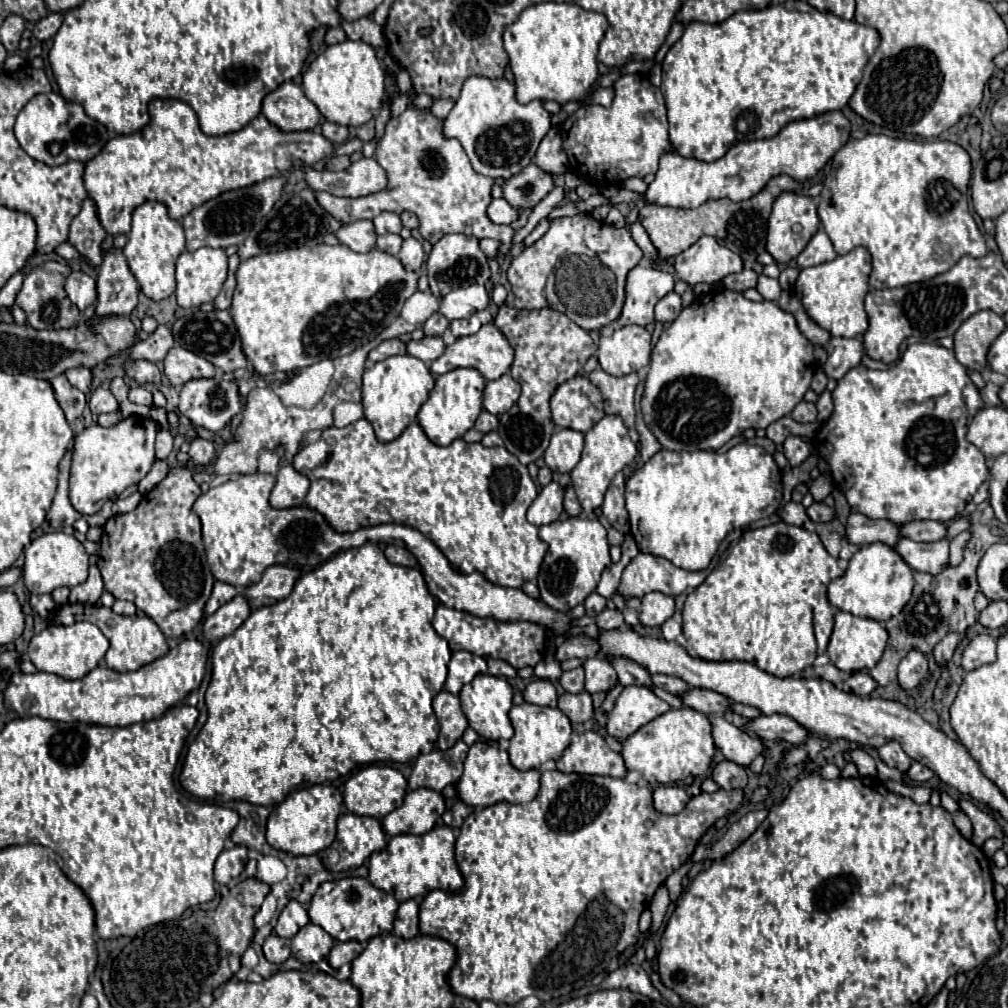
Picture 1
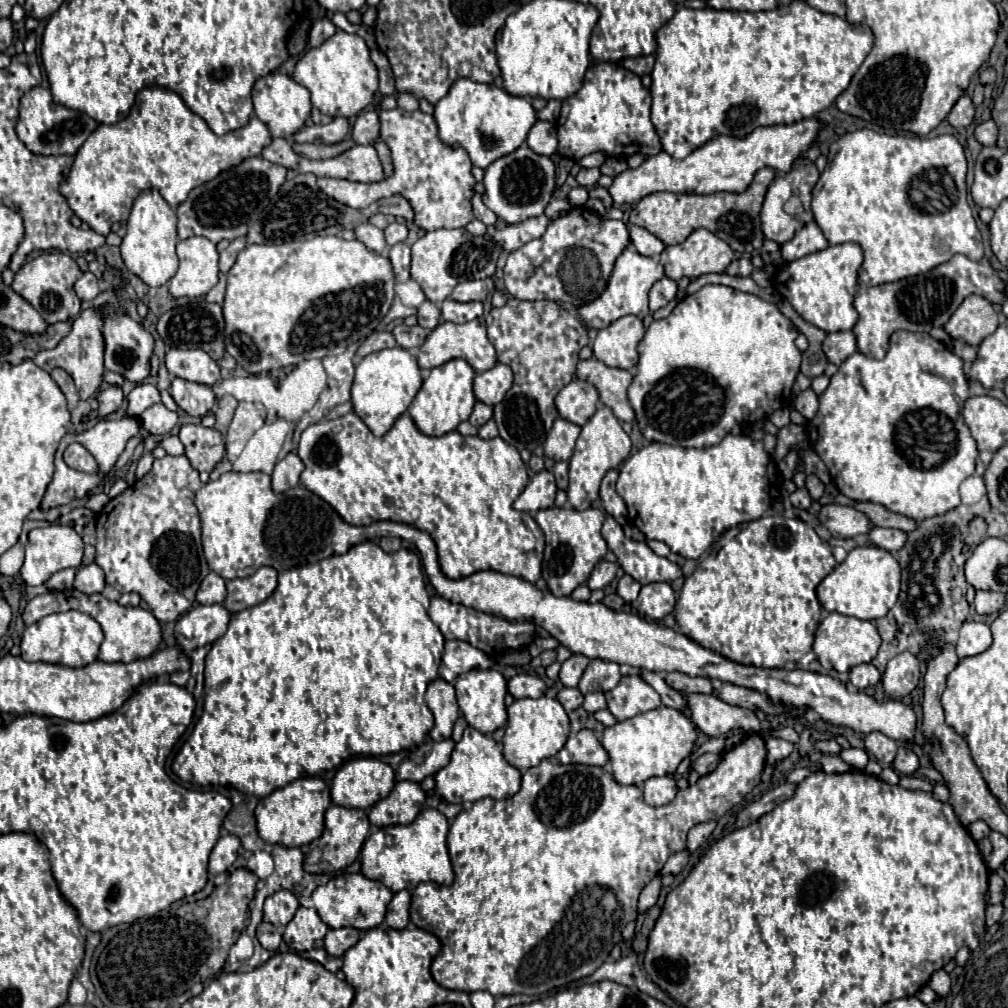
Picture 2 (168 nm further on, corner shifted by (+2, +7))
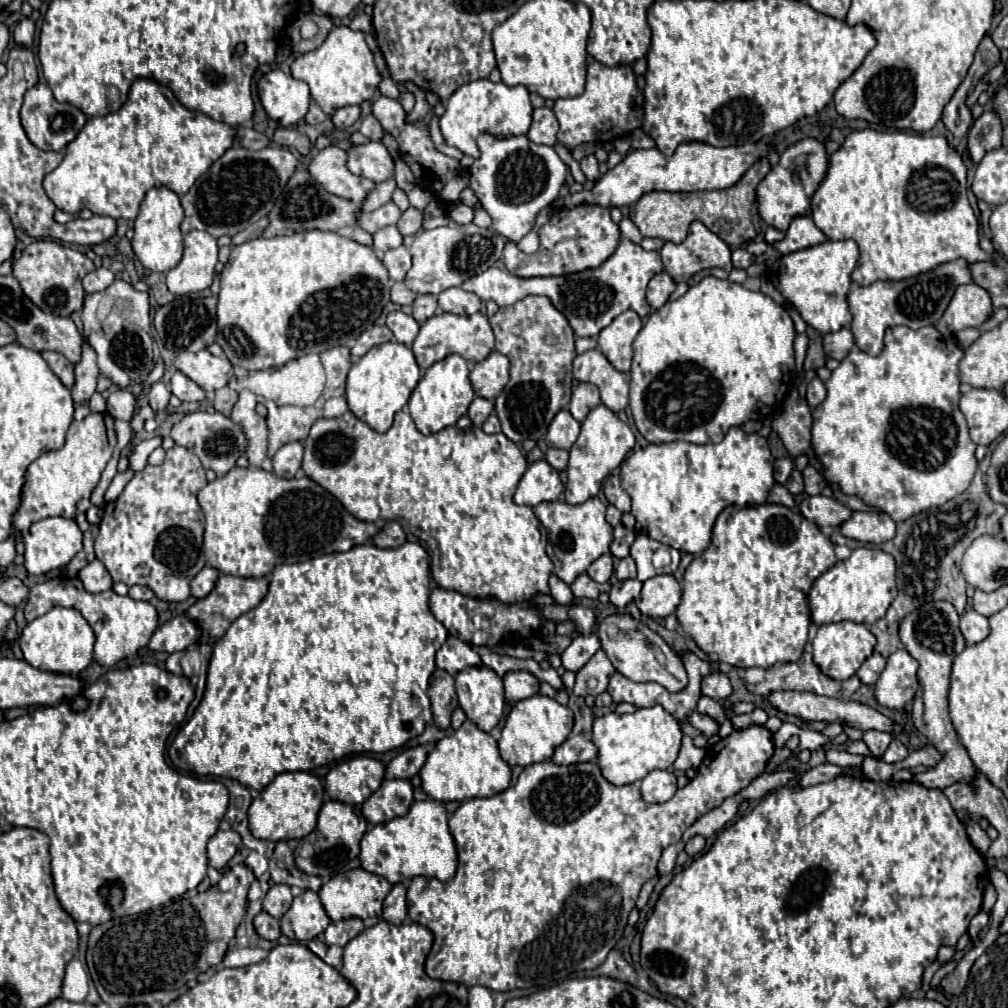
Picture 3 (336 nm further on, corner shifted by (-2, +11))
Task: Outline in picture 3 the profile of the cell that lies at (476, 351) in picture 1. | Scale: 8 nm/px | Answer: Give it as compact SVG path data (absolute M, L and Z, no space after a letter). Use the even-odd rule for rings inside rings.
M442 312L432 316L420 326L420 334L414 340L412 350L418 360L418 366L424 370L430 368L434 362L444 360L448 354L460 354L468 362L476 364L482 362L494 350L494 334L488 324L488 318L482 312L476 312L472 316L456 316L456 314Z

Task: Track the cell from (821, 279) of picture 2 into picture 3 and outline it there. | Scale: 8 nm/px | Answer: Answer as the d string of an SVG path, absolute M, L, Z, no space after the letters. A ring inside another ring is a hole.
M826 240L822 244L778 258L774 262L772 278L782 296L794 304L794 308L800 312L800 316L810 328L820 334L838 332L840 328L850 326L852 322L852 314L848 310L848 290L858 258L860 252L854 240Z

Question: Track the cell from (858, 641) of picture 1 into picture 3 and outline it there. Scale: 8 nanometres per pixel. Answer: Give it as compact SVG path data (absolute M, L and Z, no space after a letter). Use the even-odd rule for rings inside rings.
M832 622L832 624L822 624L812 640L812 648L814 648L814 662L820 666L820 670L834 678L834 680L846 680L852 674L856 674L856 670L862 666L862 662L874 652L876 646L876 636L866 628L866 624L858 624L858 622Z

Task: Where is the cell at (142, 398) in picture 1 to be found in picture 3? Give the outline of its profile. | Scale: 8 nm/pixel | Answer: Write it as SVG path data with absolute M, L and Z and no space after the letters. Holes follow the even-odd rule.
M162 382L152 384L152 388L148 392L148 400L150 400L150 406L154 410L166 408L168 406L168 398L170 398L170 390L166 388L166 384L162 384Z

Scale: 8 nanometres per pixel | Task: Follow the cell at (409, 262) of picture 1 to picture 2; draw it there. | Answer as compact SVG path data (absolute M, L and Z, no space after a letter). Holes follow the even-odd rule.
M406 242L394 244L394 246L390 248L388 260L390 260L390 264L392 264L396 282L406 282L406 280L410 280L410 246L408 246Z

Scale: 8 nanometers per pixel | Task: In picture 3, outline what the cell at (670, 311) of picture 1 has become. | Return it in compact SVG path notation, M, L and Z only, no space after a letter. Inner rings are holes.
M668 272L656 274L656 276L650 280L650 284L648 284L648 304L650 304L654 310L662 308L662 306L668 302L668 298L670 298L670 294L672 294L674 290L676 290L676 282L670 278Z

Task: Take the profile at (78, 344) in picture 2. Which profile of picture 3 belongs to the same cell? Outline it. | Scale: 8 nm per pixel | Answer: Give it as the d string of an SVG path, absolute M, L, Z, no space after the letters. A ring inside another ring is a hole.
M88 342L82 344L82 356L76 364L76 384L72 388L74 402L88 402L90 396L96 392L96 380L100 376L96 364L96 352Z

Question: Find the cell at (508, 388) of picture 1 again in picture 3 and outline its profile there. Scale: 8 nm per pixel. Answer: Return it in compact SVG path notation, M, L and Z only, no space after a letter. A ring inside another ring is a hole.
M492 352L484 362L478 362L470 372L476 396L494 400L510 380L510 360L500 352Z

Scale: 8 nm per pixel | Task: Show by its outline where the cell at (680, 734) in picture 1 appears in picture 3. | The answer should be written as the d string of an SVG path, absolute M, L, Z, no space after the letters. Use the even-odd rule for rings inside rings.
M662 706L638 708L632 714L604 714L594 720L592 740L598 748L600 768L604 778L616 786L632 784L642 780L652 770L668 770L678 758L682 744L682 726L672 714L668 714Z

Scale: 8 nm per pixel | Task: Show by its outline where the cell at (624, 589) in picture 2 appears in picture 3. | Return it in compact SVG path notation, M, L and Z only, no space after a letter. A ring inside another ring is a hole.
M628 556L628 558L622 558L618 568L616 568L616 578L618 580L628 580L628 578L636 578L636 564L634 560Z

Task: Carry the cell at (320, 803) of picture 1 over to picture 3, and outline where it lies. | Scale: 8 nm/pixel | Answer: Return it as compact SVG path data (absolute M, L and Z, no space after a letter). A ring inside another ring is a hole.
M284 772L276 776L258 798L254 798L248 810L248 820L252 824L252 834L262 840L294 840L304 838L316 828L318 812L324 804L324 786L318 776L310 772Z

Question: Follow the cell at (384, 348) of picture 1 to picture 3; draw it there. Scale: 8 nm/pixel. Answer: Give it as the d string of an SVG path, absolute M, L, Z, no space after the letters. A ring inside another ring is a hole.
M372 326L368 330L362 332L362 336L358 338L356 346L352 348L352 356L364 356L372 346L384 344L384 342L392 342L394 334L390 332L390 328L386 326Z

